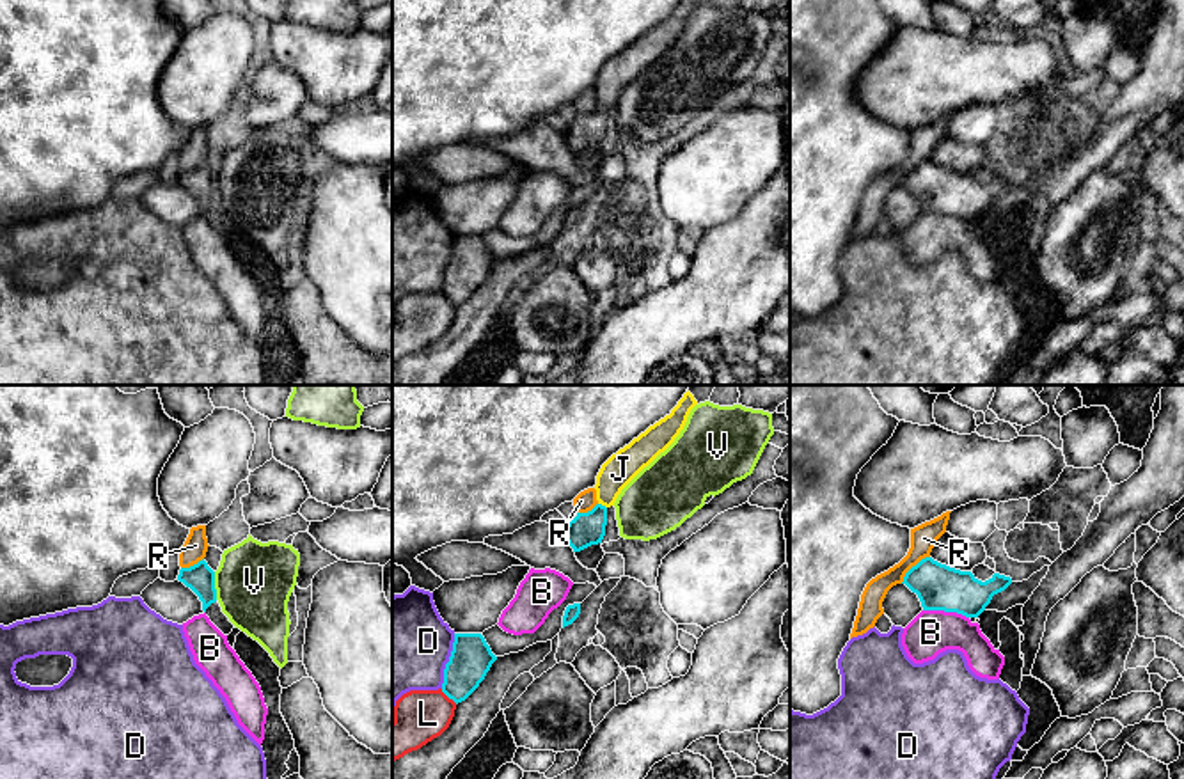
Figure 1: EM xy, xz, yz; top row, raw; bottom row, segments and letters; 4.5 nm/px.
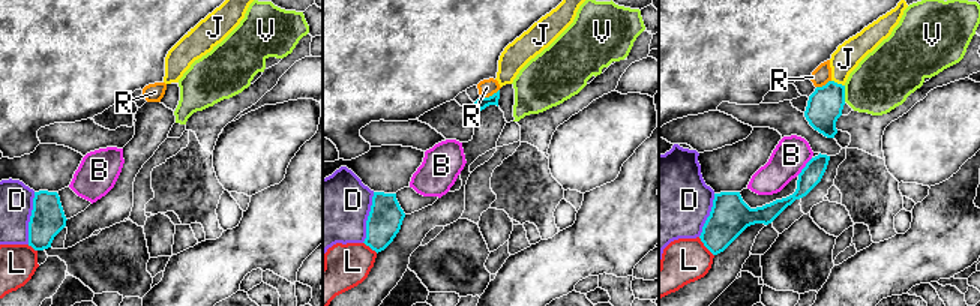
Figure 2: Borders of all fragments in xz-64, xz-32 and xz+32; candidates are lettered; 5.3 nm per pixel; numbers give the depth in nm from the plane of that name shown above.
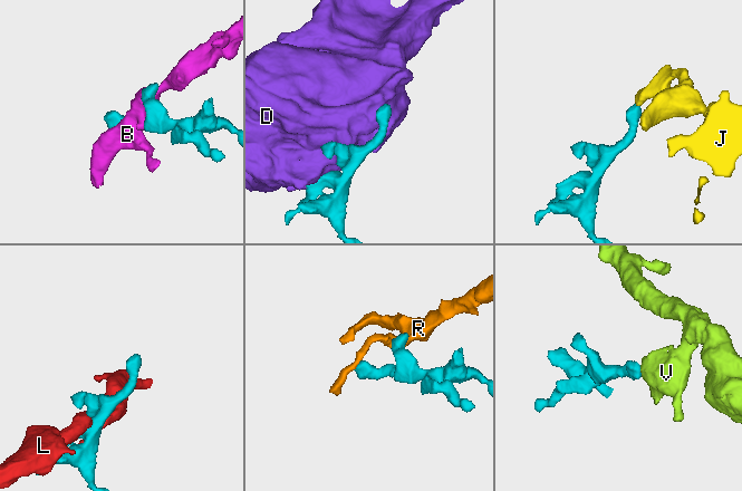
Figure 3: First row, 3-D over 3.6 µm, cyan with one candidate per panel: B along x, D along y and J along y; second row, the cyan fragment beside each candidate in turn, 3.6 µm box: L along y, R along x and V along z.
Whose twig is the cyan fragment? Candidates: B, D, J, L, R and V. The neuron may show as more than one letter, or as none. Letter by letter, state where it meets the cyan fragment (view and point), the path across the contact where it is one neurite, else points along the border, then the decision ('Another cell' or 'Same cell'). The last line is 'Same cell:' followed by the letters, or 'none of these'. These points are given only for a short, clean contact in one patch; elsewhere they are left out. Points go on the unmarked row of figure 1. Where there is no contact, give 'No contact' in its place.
B: Touches cyan at yz (947, 213). Another cell
D: Touches cyan at xz (449, 263). Another cell
J: Touches cyan at xz (600, 107). Path across: xz (586, 132), (597, 121), (600, 107), (620, 71). Same cell
L: Touches cyan at xz (449, 300). Another cell
R: Touches cyan at yz (913, 169). Boundary: yz (929, 158), (922, 160), (900, 185). Another cell
V: Touches cyan at xy (213, 188). Boundary: xy (213, 174), (217, 201). Another cell
Same cell: J

